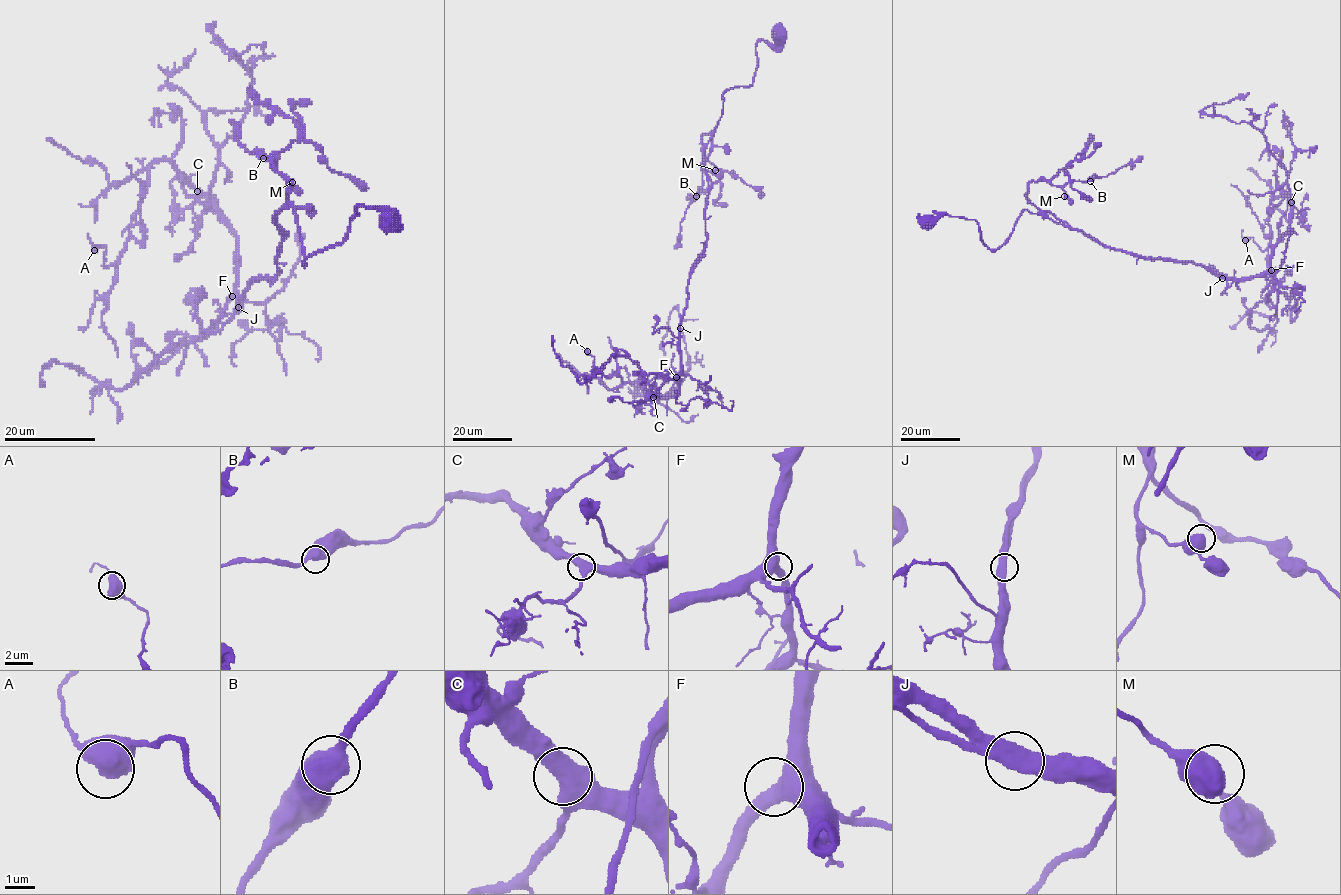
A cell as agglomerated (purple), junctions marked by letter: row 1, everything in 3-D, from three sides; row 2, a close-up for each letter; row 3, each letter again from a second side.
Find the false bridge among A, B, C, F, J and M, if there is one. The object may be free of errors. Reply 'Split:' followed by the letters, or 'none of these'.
Split: none of these

